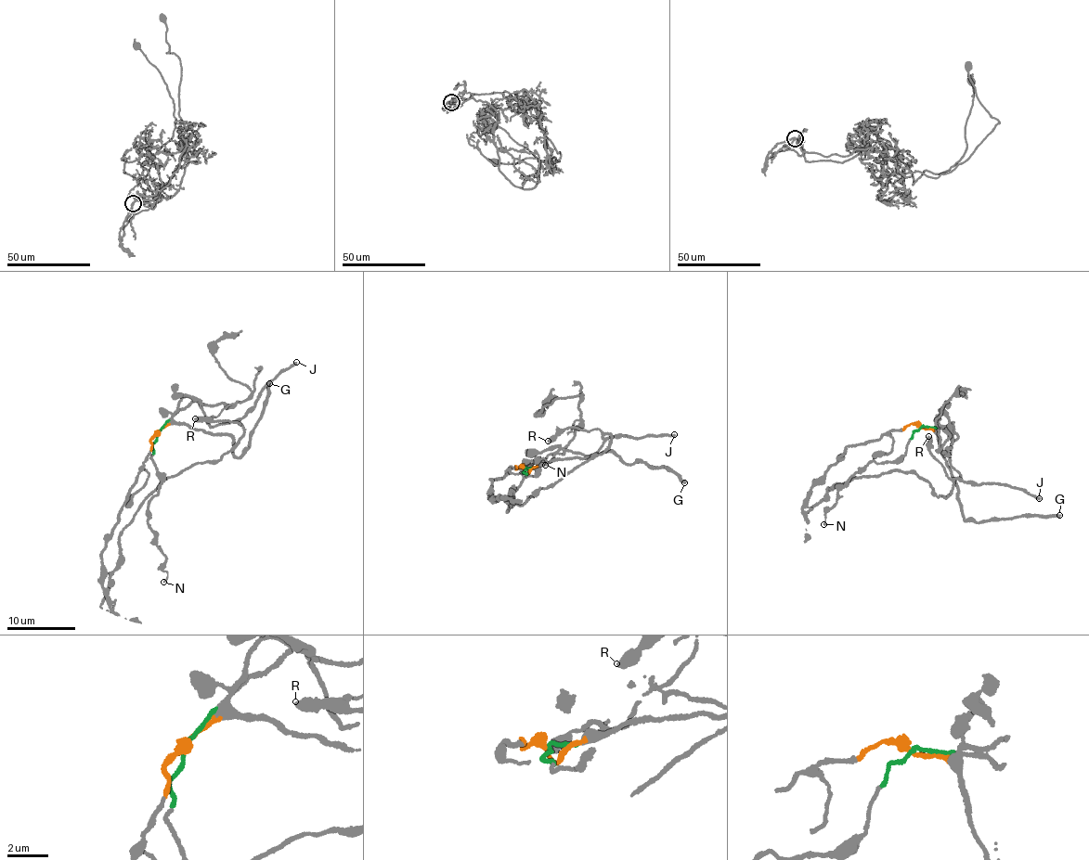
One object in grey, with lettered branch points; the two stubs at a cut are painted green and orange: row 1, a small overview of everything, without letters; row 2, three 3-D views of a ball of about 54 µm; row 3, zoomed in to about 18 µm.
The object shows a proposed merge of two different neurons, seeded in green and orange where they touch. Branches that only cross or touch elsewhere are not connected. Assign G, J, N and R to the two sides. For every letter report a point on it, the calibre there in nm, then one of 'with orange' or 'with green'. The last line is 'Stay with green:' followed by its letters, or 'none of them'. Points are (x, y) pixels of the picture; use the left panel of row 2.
G: place (269, 383); calibre 300 nm; with orange
J: place (296, 362); calibre 200 nm; with green
N: place (163, 582); calibre 120 nm; with green
R: place (195, 418); calibre 480 nm; with green
Stay with green: J, N, R

